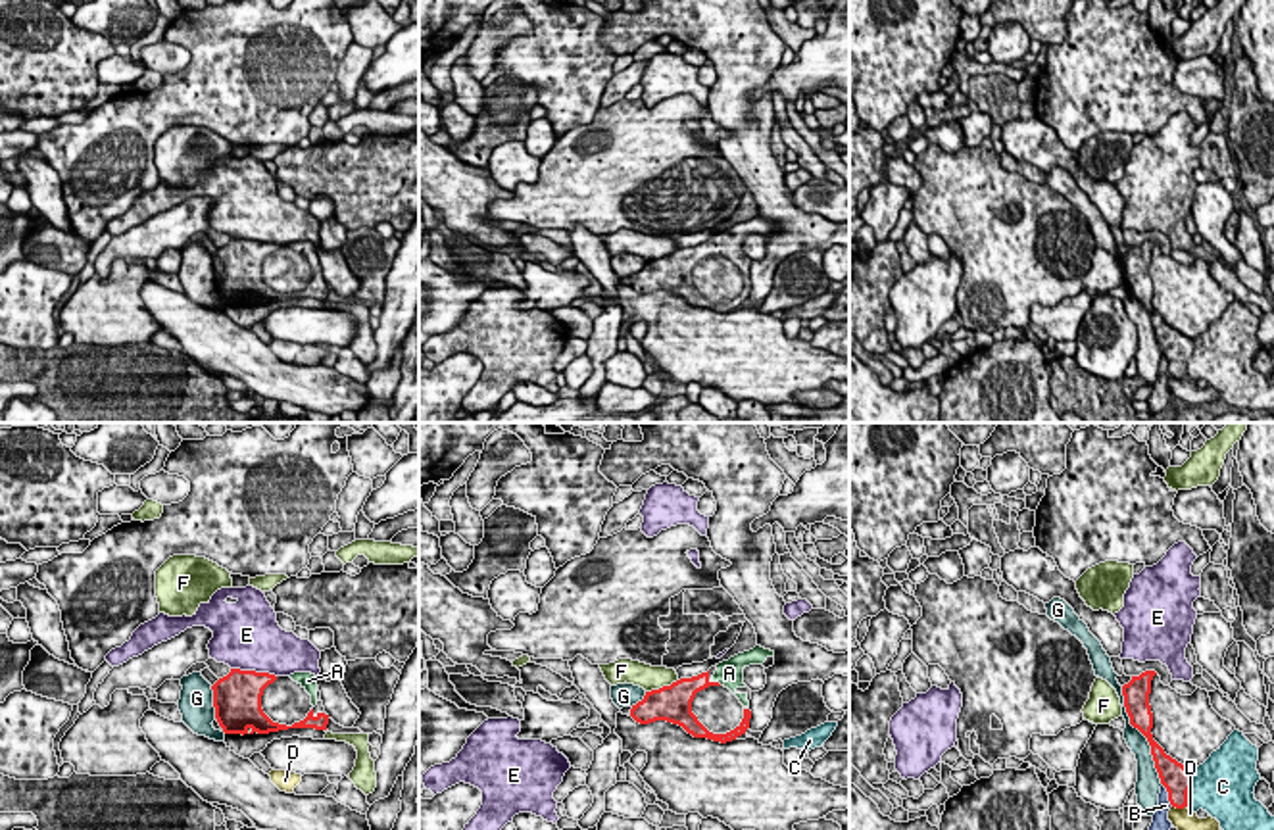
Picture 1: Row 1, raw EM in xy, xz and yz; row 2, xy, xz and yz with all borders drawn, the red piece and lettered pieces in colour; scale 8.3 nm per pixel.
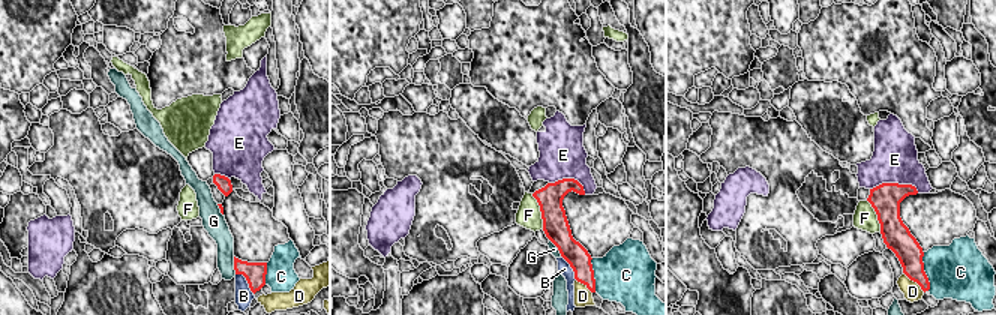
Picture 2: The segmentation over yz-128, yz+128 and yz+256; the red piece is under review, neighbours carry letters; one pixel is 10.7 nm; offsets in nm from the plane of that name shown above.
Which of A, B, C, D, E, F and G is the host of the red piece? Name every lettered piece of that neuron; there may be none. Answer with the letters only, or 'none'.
A

